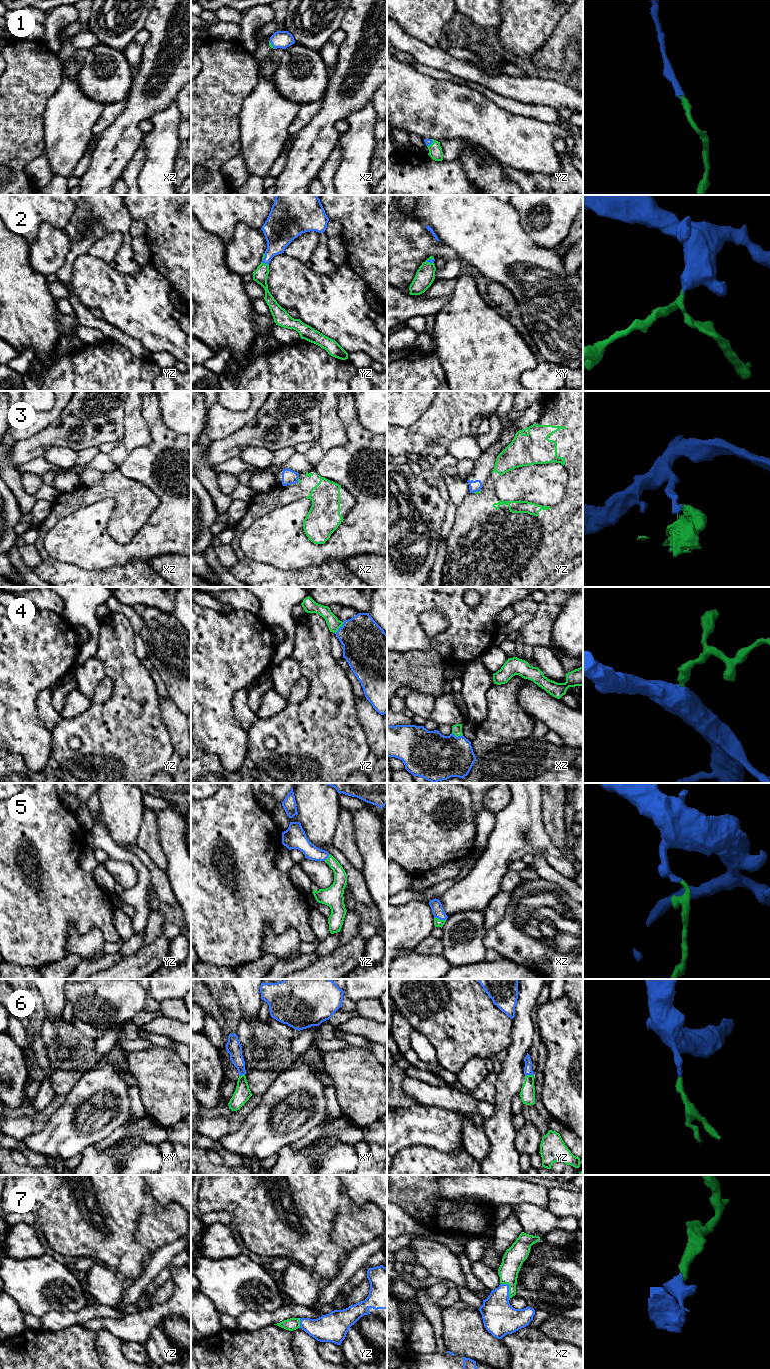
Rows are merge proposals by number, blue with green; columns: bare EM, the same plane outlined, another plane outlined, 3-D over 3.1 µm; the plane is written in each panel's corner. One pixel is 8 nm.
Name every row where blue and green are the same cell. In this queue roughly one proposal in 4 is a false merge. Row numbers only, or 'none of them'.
1, 2, 4, 5, 6, 7

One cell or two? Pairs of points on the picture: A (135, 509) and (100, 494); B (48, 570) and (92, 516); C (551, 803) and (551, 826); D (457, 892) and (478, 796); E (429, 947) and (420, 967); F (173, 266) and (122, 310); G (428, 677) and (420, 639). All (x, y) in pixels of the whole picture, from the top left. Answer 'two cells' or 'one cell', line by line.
A: one cell
B: two cells
C: one cell
D: two cells
E: two cells
F: two cells
G: two cells

